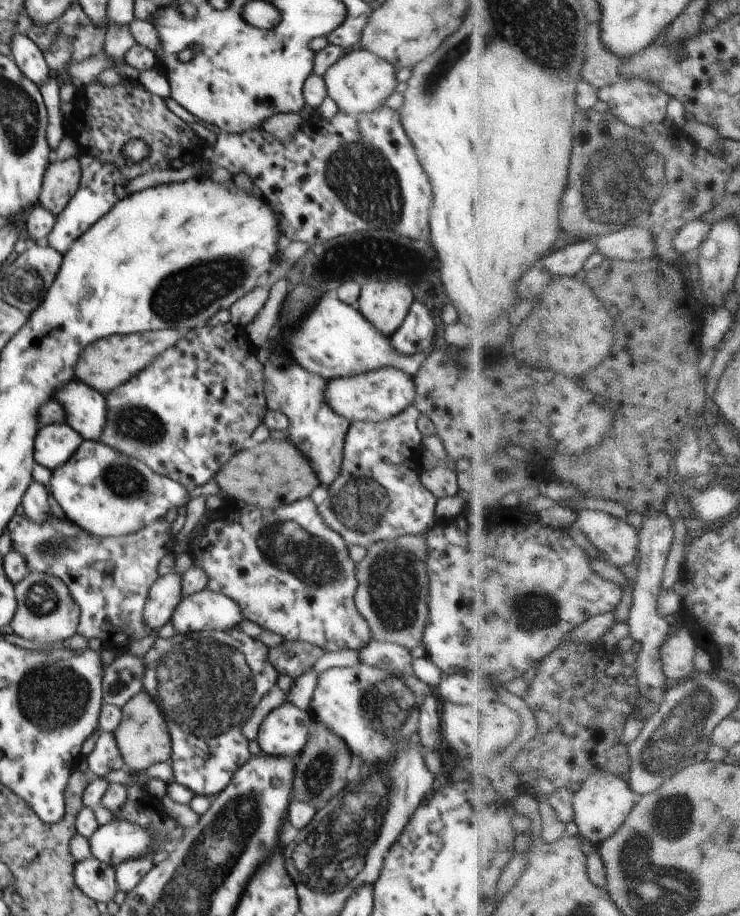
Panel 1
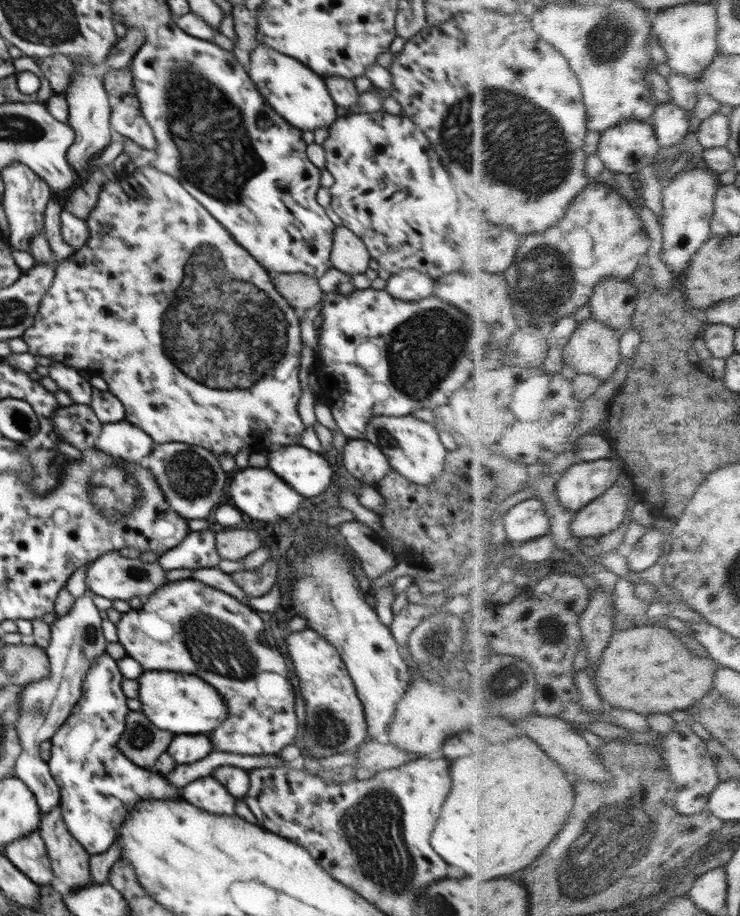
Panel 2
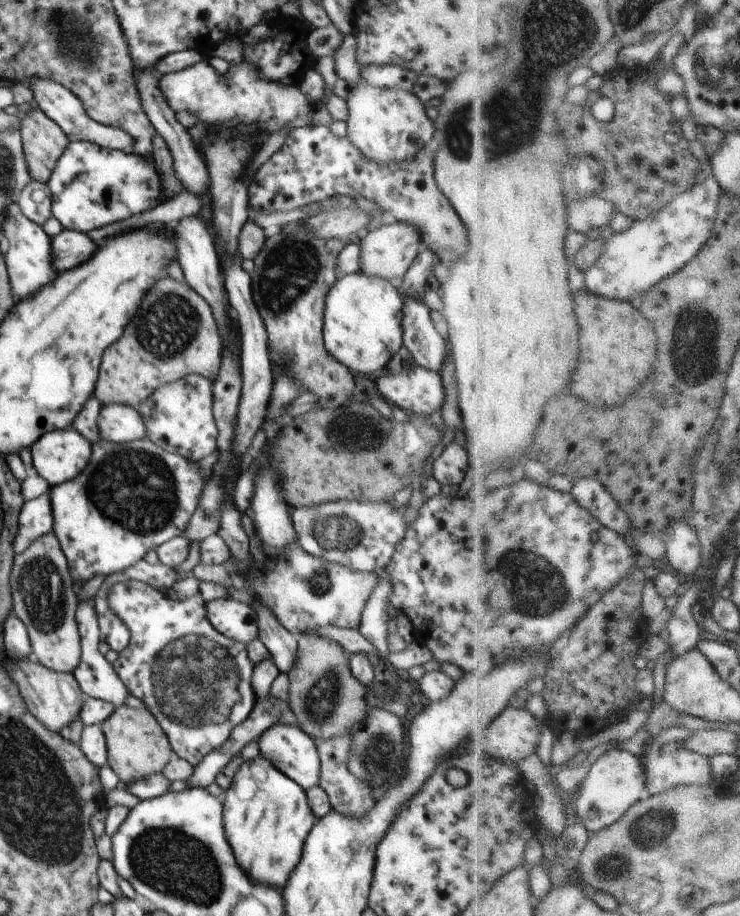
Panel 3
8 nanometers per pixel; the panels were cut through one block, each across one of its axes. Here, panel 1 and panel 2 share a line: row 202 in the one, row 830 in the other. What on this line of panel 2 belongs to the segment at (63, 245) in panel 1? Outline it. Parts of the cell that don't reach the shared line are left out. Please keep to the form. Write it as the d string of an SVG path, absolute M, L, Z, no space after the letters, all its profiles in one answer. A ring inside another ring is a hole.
M106 652L97 658L85 676L80 700L64 724L49 740L52 748L51 758L47 764L50 775L54 778L61 793L59 806L62 809L62 819L64 819L68 832L86 849L89 855L102 854L114 844L117 828L124 824L124 820L128 820L130 812L136 808L136 802L140 803L140 800L143 802L146 798L158 798L158 800L176 798L176 788L166 778L160 778L144 768L138 768L117 747L126 728L125 720L130 711L126 705L127 697L122 691L123 678L117 660L110 658Z

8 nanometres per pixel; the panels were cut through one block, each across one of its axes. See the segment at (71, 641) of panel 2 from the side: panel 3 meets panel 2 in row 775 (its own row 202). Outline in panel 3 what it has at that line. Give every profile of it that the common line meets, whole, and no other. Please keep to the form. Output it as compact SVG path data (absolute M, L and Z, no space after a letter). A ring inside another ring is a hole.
M31 181L17 199L15 209L31 222L43 226L51 214L51 193L46 183Z

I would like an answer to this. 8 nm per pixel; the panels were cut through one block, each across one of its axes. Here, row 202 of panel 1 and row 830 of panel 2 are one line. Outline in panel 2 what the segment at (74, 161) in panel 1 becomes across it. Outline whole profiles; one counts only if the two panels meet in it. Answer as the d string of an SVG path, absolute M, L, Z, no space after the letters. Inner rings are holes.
M60 806L41 817L38 834L43 838L53 875L68 886L69 892L94 884L88 866L90 855L68 832Z

